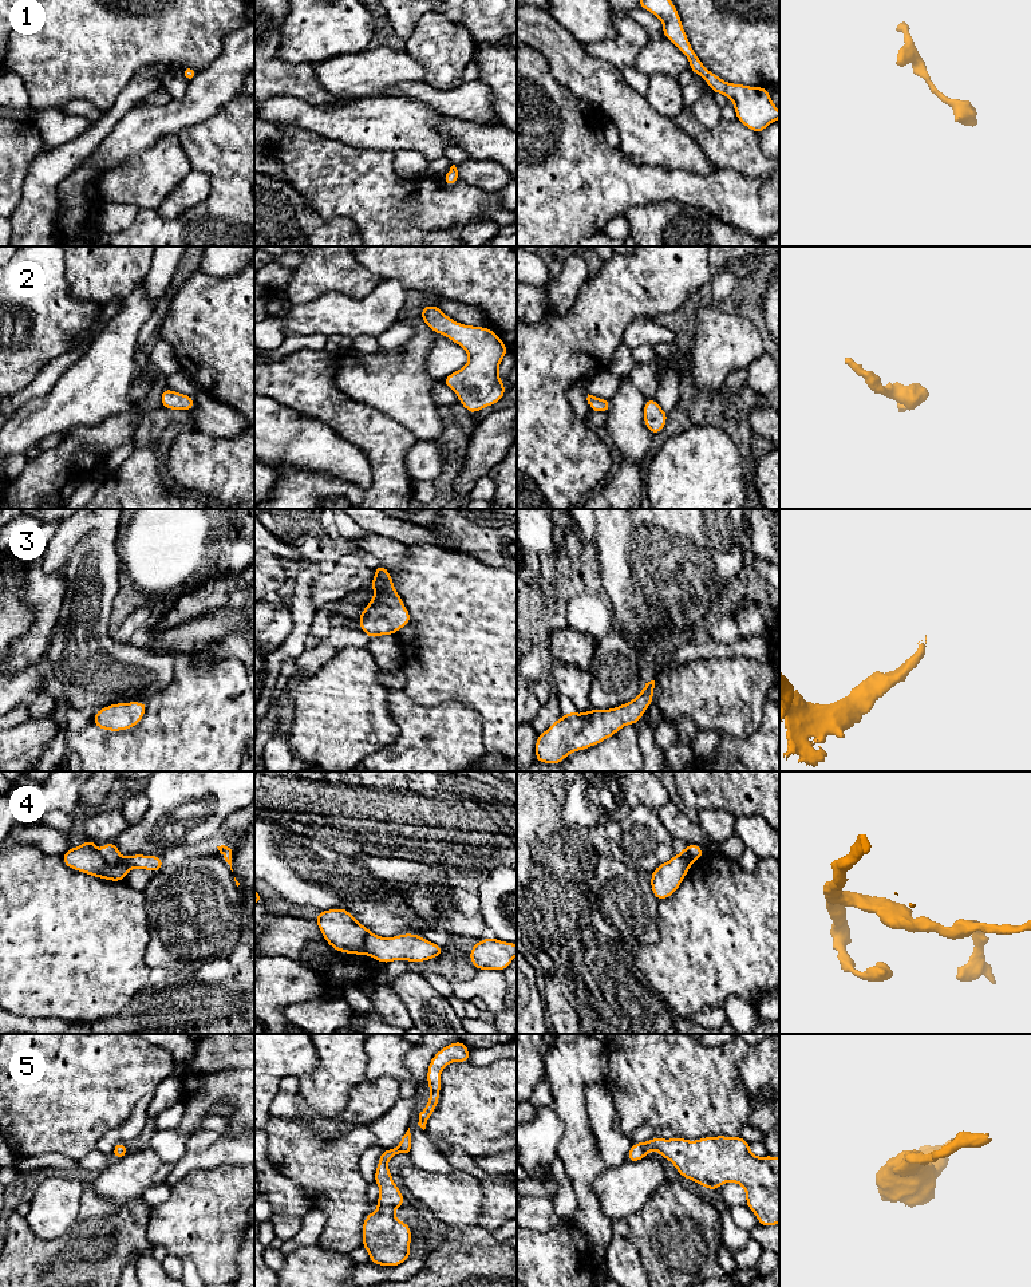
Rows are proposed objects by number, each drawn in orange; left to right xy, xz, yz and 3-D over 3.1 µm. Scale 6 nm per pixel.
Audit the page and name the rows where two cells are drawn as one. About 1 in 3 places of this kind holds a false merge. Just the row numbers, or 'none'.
4

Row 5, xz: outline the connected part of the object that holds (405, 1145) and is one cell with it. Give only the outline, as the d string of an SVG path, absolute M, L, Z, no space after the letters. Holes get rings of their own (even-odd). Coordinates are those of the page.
M410 1128L394 1149L384 1149L378 1160L374 1181L380 1188L378 1209L366 1216L362 1225L362 1247L368 1251L370 1262L396 1267L411 1256L411 1228L395 1219L395 1209L406 1204L400 1189L394 1183L387 1162L396 1154L411 1149Z

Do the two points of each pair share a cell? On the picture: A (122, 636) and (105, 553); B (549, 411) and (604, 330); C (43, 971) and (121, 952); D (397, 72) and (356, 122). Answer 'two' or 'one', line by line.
A: two
B: one
C: one
D: two

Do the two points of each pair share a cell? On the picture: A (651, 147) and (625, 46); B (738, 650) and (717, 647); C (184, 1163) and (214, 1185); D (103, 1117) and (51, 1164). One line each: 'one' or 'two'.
A: two
B: one
C: two
D: two

